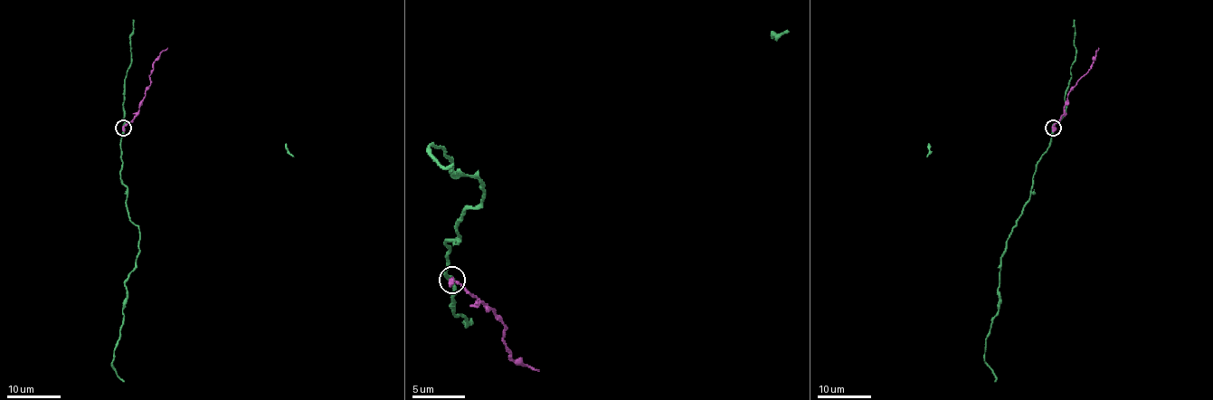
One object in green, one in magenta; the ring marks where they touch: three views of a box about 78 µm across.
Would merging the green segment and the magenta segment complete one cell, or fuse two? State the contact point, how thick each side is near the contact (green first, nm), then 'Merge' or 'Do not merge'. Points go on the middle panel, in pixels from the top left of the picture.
Place: (451, 280). Thickness 320 nm (green) against 460 nm. Do not merge

